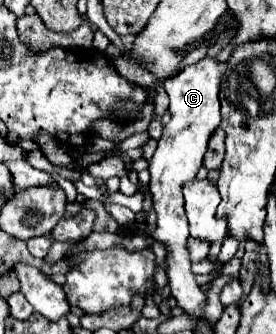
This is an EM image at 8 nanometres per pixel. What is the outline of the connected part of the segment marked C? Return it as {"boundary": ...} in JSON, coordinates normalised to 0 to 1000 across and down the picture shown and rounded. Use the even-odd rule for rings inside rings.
{"boundary":[[[736,174],[699,198],[663,204],[649,222],[591,246],[598,275],[620,299],[612,341],[620,359],[591,383],[591,407],[576,419],[569,455],[540,479],[540,569],[554,581],[554,611],[569,629],[569,683],[554,713],[591,725],[612,749],[605,760],[605,832],[620,856],[620,886],[641,898],[649,922],[663,922],[692,946],[736,946],[743,880],[721,868],[707,844],[707,820],[692,814],[685,754],[678,754],[678,713],[685,713],[685,671],[670,653],[663,623],[663,575],[656,563],[699,539],[736,497],[736,473],[750,455],[757,407],[801,371],[801,305],[793,305],[793,263],[815,228],[822,186],[793,186],[786,174]]]}

